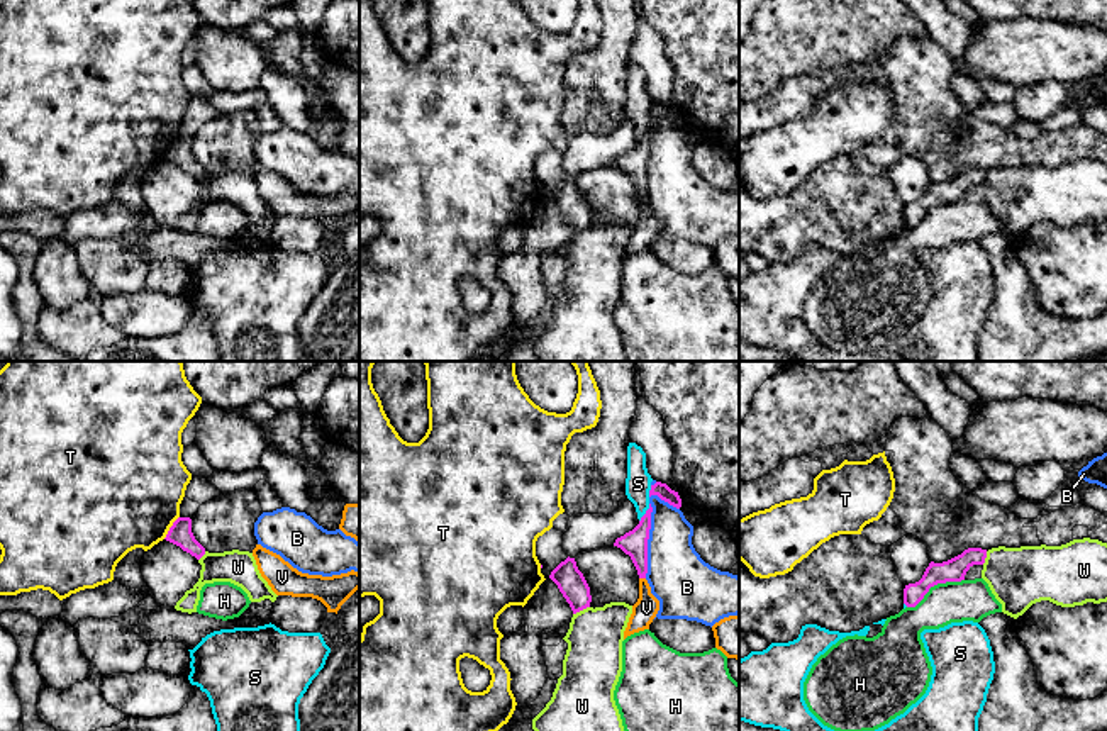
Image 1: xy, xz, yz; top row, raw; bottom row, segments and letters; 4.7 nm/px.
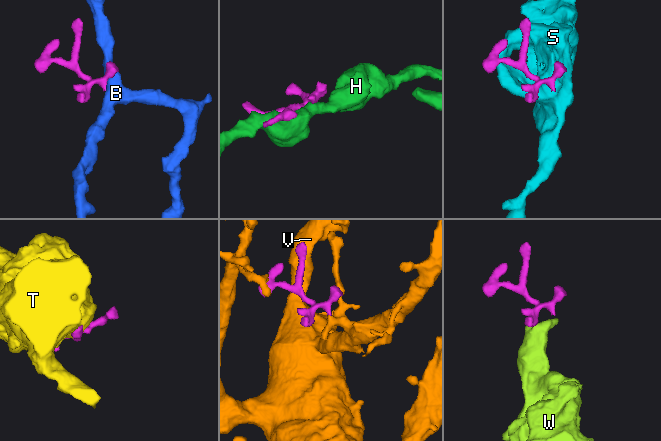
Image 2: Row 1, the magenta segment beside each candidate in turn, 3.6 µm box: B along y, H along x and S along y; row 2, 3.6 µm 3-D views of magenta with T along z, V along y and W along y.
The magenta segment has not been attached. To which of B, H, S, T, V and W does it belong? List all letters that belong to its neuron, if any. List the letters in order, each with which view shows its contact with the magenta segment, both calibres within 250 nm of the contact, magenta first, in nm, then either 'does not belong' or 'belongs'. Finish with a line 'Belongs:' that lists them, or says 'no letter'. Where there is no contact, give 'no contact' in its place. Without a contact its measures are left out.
B: meets magenta in xz; 130 nm thick on the magenta side, 280 nm on the other; does not belong
H: meets magenta in yz; 110 nm thick on the magenta side, 190 nm on the other; does not belong
S: meets magenta in xz; 130 nm thick on the magenta side, 130 nm on the other; does not belong
T: meets magenta in xy; 110 nm thick on the magenta side, 480 nm on the other; does not belong
V: meets magenta in xz; 130 nm thick on the magenta side, 120 nm on the other; belongs
W: meets magenta in xz; 140 nm thick on the magenta side, 280 nm on the other; does not belong
Belongs: V

